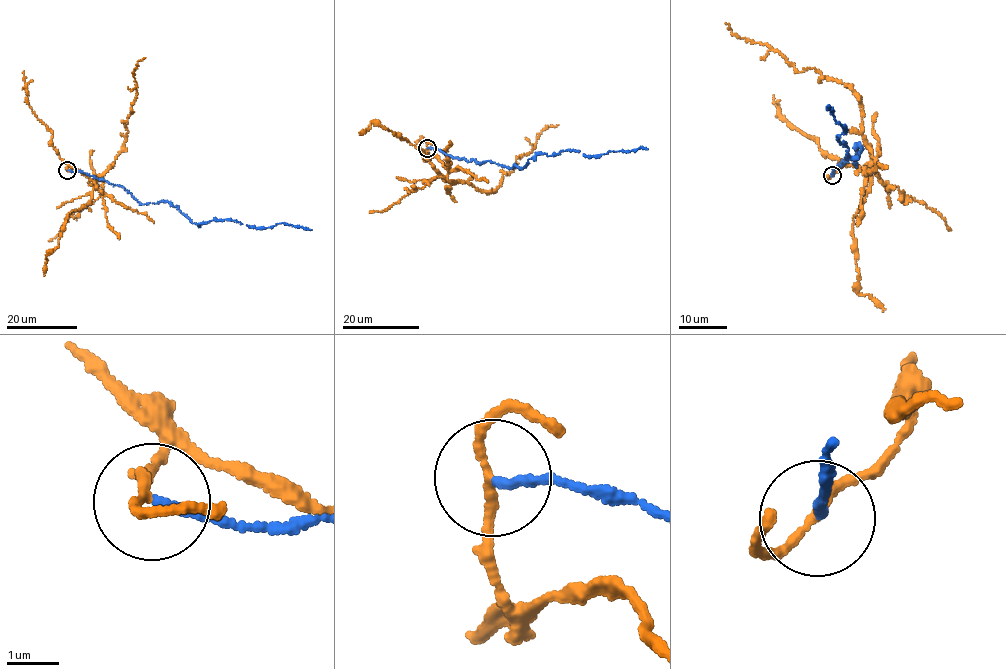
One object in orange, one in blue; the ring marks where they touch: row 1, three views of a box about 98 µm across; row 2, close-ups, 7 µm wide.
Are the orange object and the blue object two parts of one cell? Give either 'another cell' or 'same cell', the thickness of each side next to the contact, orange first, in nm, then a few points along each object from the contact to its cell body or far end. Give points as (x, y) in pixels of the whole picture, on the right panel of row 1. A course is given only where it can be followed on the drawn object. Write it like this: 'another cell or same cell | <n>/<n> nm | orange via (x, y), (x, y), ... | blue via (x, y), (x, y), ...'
another cell | 140/160 nm | orange via (832, 175), (839, 164), (865, 170), (872, 162), (859, 97), (814, 69), (797, 72), (726, 22) | blue via (832, 175), (846, 157), (855, 165), (855, 144), (862, 149), (849, 157), (838, 140), (845, 129), (828, 106)

